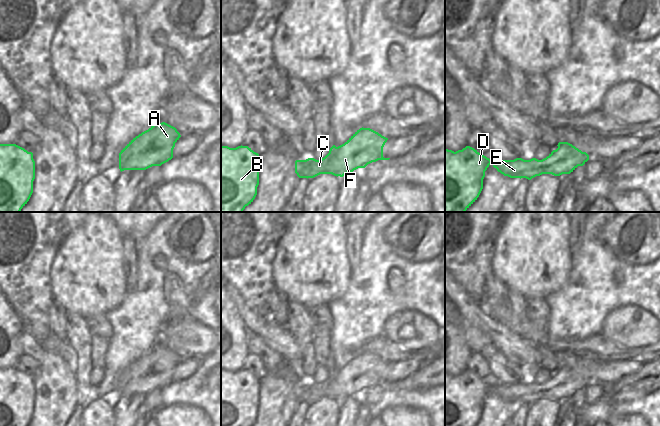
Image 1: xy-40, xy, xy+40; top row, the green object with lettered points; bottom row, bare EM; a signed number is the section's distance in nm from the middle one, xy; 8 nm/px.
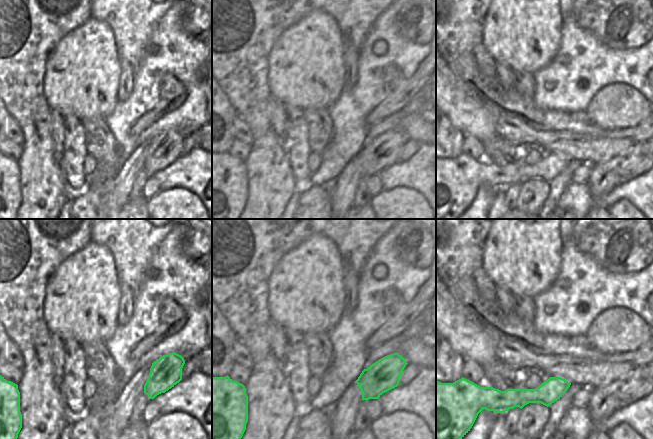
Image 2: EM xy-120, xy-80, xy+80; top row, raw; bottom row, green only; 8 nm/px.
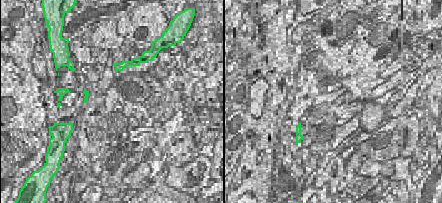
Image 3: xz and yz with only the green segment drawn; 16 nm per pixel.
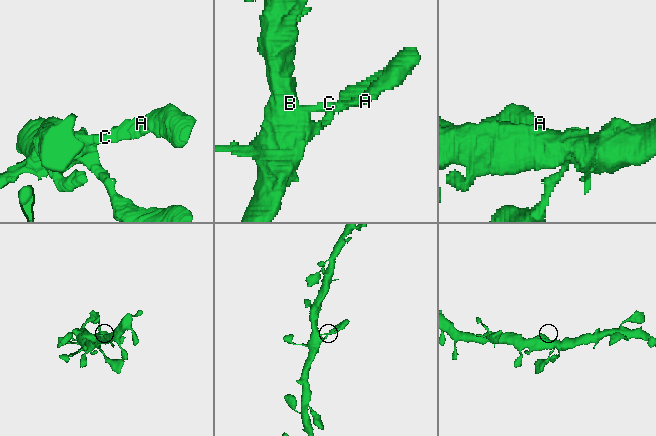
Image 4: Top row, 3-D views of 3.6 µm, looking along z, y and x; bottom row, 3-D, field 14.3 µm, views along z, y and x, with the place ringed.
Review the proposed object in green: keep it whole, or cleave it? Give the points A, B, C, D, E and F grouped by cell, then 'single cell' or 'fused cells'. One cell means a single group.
groups A B C D E F; single cell

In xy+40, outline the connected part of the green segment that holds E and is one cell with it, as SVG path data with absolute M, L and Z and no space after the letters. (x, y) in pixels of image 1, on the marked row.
M559 142L557 146L556 150L553 150L542 160L536 158L530 160L522 158L490 160L470 146L456 152L445 148L445 212L465 212L477 200L483 189L485 171L490 164L504 176L531 180L542 174L554 176L570 174L578 166L583 166L589 160L589 155L586 152L582 152L568 142Z

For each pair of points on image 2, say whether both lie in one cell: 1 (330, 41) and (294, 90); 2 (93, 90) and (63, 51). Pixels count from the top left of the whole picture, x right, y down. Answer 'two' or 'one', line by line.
1: one
2: one

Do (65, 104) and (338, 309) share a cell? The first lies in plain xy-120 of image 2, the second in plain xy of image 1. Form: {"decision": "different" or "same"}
{"decision": "different"}

